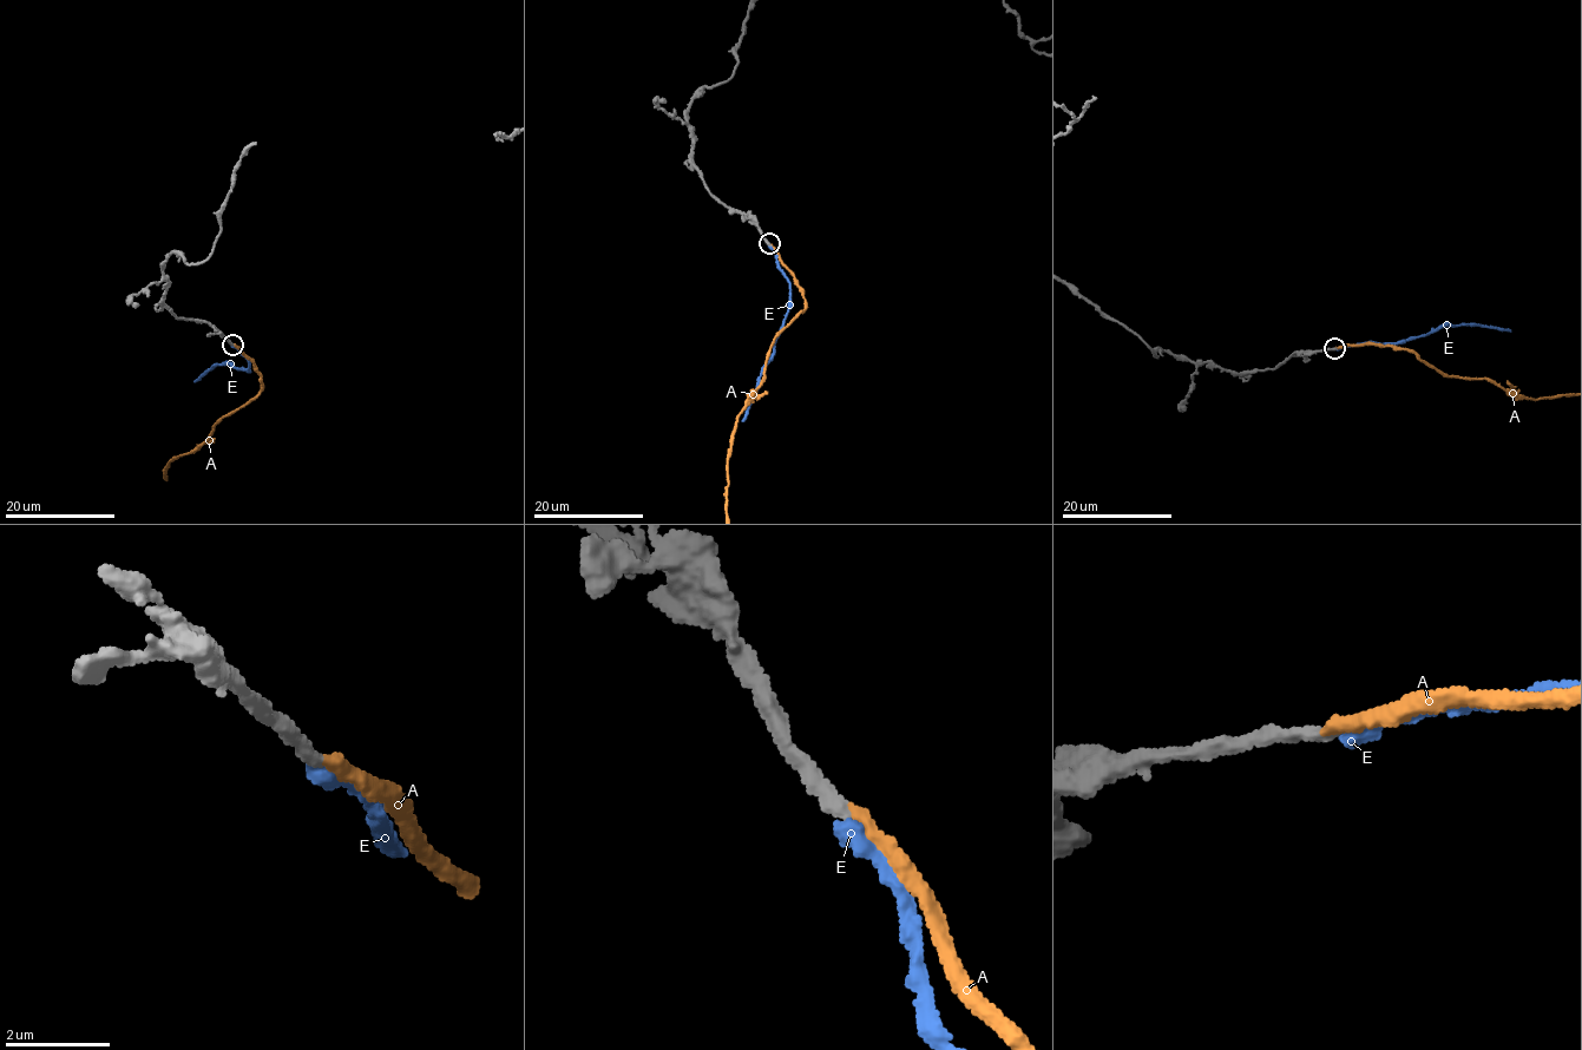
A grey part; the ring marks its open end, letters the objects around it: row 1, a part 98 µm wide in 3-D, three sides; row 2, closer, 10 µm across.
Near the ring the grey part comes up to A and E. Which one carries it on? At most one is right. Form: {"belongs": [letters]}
{"belongs": ["A"]}

